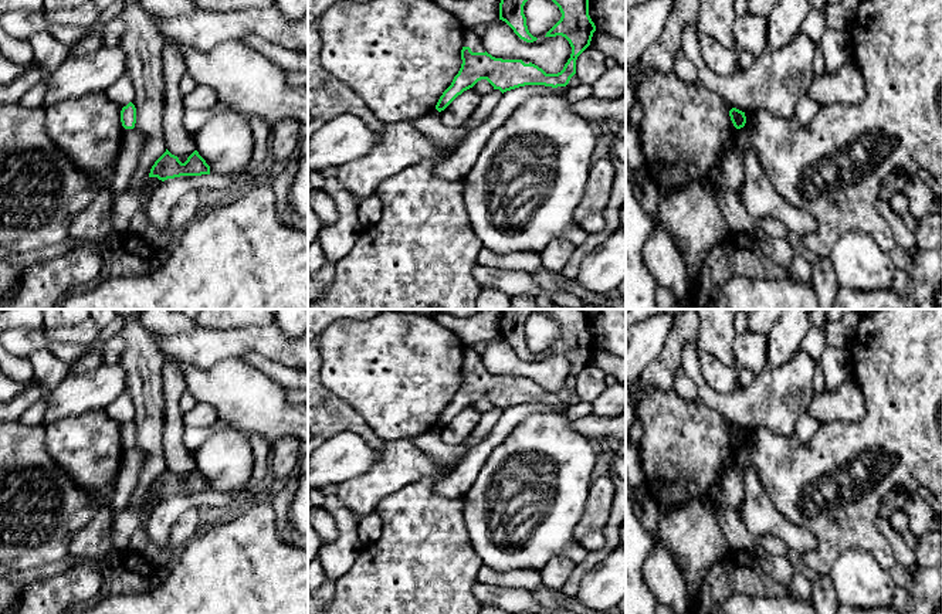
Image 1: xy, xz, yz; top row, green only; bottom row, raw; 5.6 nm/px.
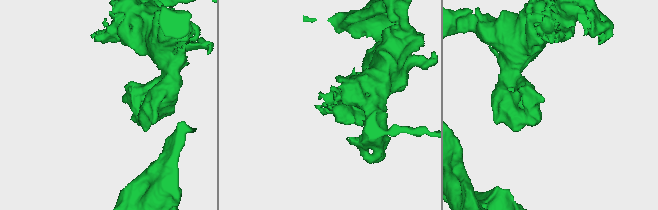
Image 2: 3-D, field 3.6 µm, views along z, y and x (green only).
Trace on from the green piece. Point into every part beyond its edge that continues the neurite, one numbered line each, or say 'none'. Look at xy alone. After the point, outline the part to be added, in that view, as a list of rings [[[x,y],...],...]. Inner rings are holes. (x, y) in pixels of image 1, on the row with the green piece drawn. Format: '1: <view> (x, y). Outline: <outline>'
none

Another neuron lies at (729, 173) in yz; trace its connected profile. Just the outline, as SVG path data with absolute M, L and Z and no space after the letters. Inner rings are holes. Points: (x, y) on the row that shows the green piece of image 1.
M738 136L724 155L715 173L711 176L711 182L739 196L743 184L743 155L739 150Z

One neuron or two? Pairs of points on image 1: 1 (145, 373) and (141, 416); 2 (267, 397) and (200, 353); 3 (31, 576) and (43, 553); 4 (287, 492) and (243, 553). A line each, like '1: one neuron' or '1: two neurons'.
1: one neuron
2: two neurons
3: two neurons
4: two neurons

